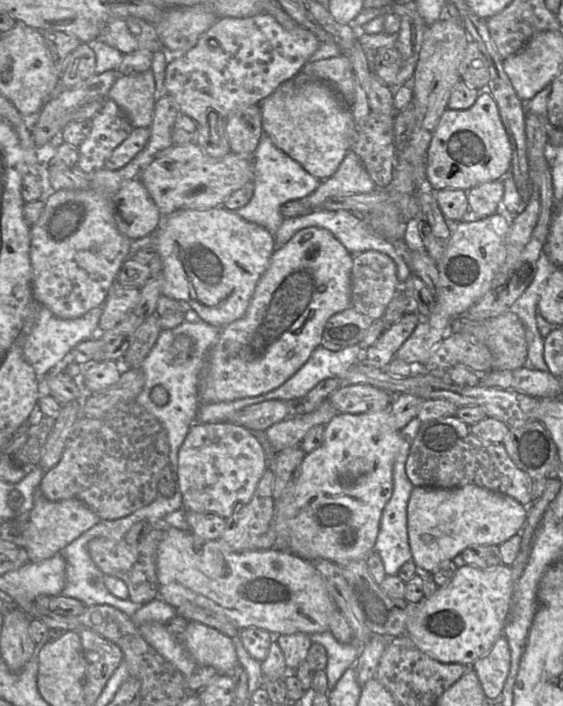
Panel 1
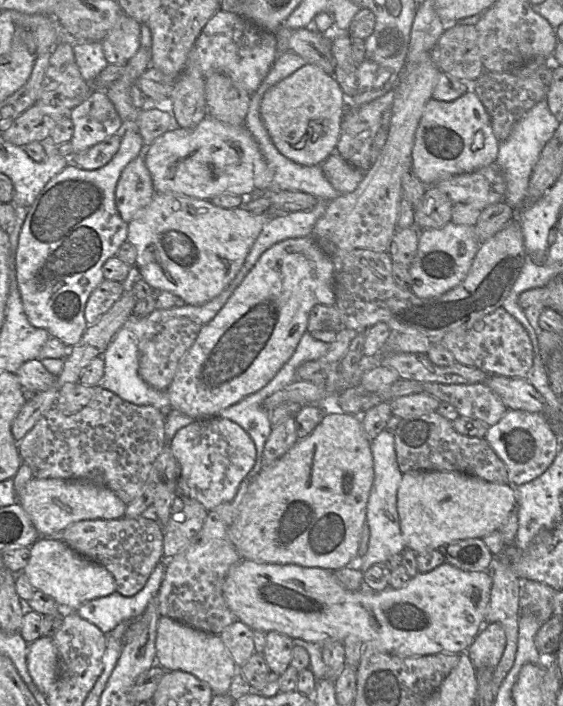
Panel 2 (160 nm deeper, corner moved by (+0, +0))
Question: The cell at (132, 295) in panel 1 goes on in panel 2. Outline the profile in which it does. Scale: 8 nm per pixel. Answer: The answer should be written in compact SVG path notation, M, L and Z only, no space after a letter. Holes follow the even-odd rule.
M104 279L86 303L85 320L88 325L98 322L124 293L124 286L120 282Z

